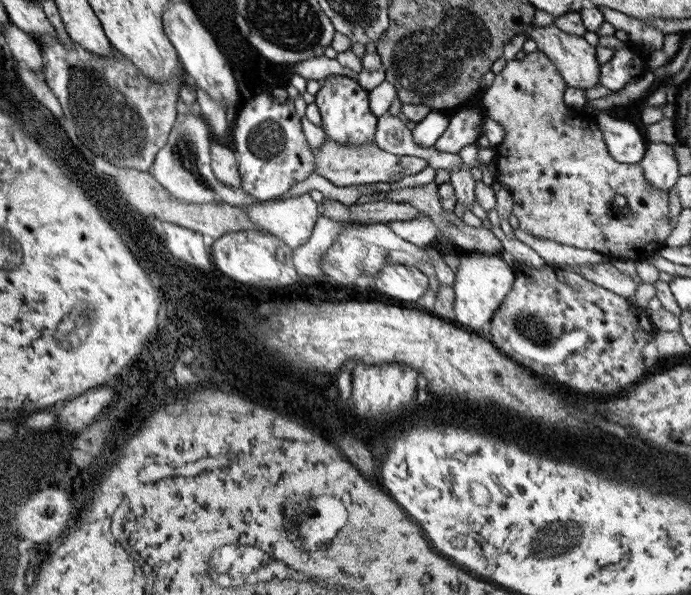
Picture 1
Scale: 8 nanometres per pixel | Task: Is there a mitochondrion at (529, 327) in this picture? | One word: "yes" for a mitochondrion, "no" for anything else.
yes

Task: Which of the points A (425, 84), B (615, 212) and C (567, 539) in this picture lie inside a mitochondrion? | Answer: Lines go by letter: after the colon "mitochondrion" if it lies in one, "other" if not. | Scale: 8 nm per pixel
A: mitochondrion
B: other
C: mitochondrion

